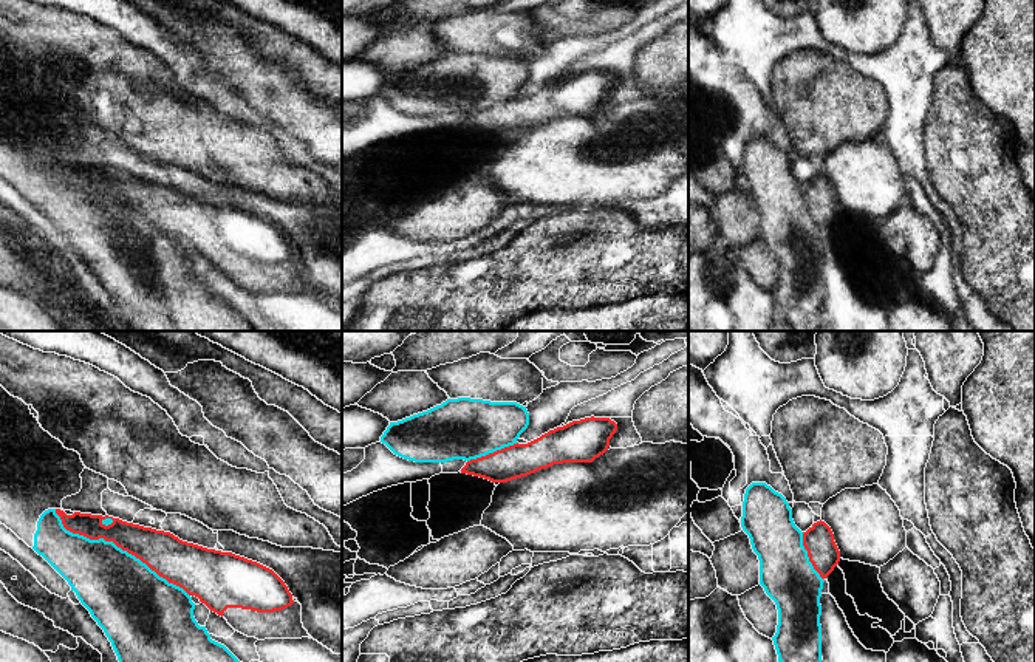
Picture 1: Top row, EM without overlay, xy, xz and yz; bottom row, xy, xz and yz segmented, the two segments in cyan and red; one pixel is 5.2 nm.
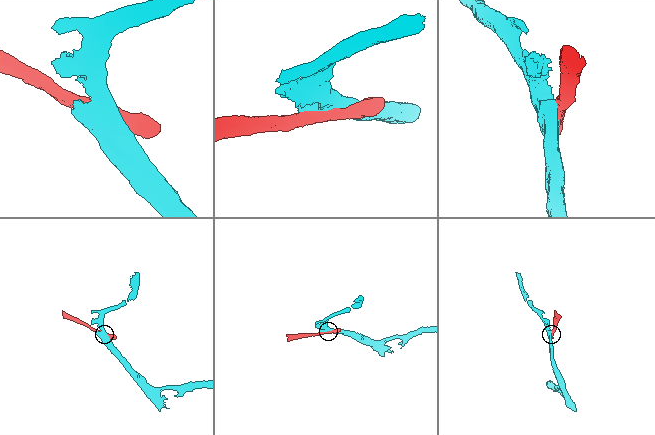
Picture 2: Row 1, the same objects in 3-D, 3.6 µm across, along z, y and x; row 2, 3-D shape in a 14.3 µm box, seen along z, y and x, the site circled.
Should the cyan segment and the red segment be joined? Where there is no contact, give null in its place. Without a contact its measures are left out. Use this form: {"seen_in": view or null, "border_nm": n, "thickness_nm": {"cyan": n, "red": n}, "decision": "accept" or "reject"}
{"seen_in": "xy", "border_nm": 850, "thickness_nm": {"cyan": 380, "red": 220}, "decision": "reject"}

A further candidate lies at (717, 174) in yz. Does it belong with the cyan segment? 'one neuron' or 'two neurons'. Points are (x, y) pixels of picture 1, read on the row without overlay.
two neurons

